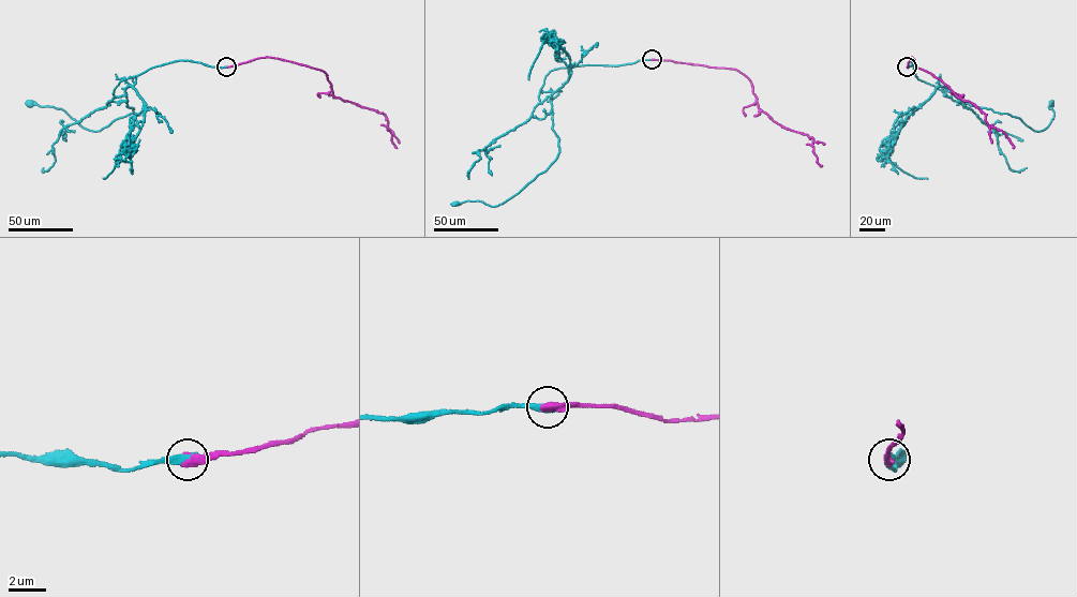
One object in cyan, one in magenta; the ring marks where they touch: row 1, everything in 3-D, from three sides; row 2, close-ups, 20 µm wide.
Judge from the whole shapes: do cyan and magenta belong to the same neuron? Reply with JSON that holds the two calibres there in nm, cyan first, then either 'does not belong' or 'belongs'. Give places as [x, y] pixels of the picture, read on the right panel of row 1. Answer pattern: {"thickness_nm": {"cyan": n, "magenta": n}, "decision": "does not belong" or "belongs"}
{"thickness_nm": {"cyan": 380, "magenta": 550}, "decision": "belongs"}

